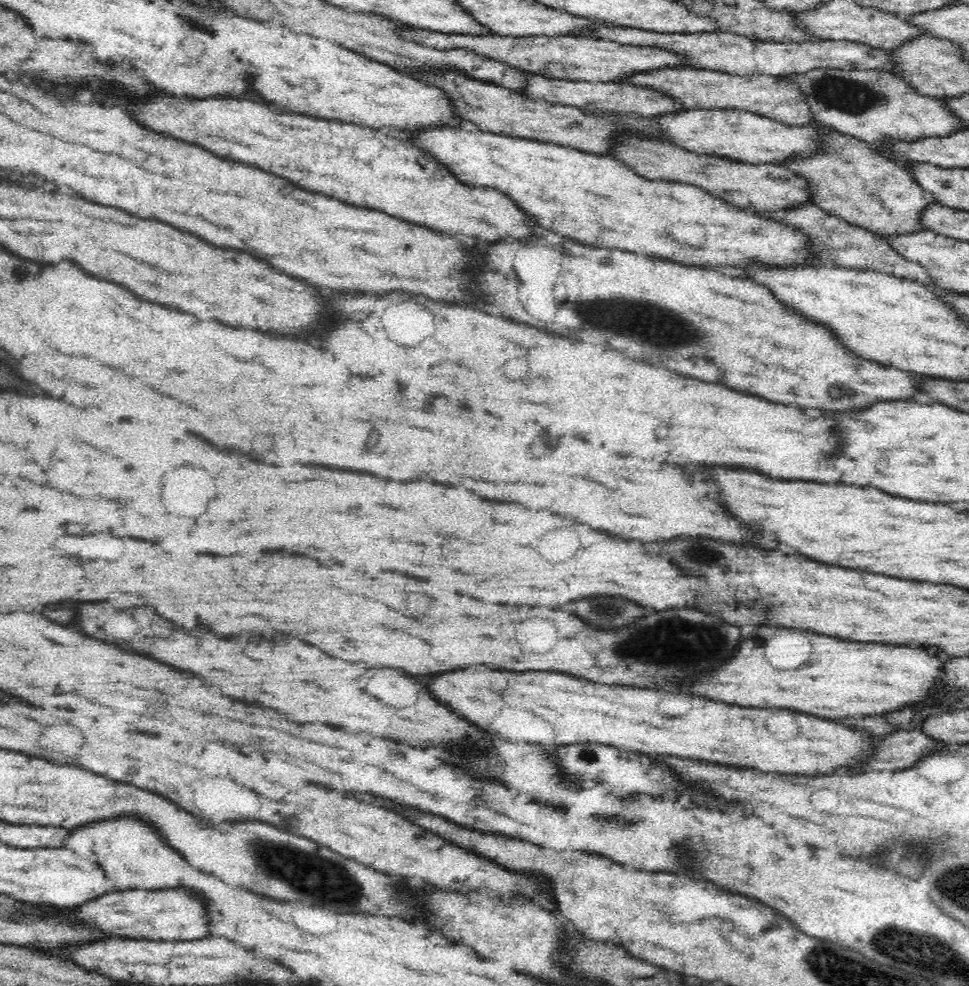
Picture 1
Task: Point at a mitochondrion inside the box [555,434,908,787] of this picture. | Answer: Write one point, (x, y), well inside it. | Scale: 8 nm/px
(672, 641)

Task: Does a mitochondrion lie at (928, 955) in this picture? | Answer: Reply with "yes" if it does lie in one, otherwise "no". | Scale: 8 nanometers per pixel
yes

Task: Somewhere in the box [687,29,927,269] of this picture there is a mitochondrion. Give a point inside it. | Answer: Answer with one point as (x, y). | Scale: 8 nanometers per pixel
(850, 96)

